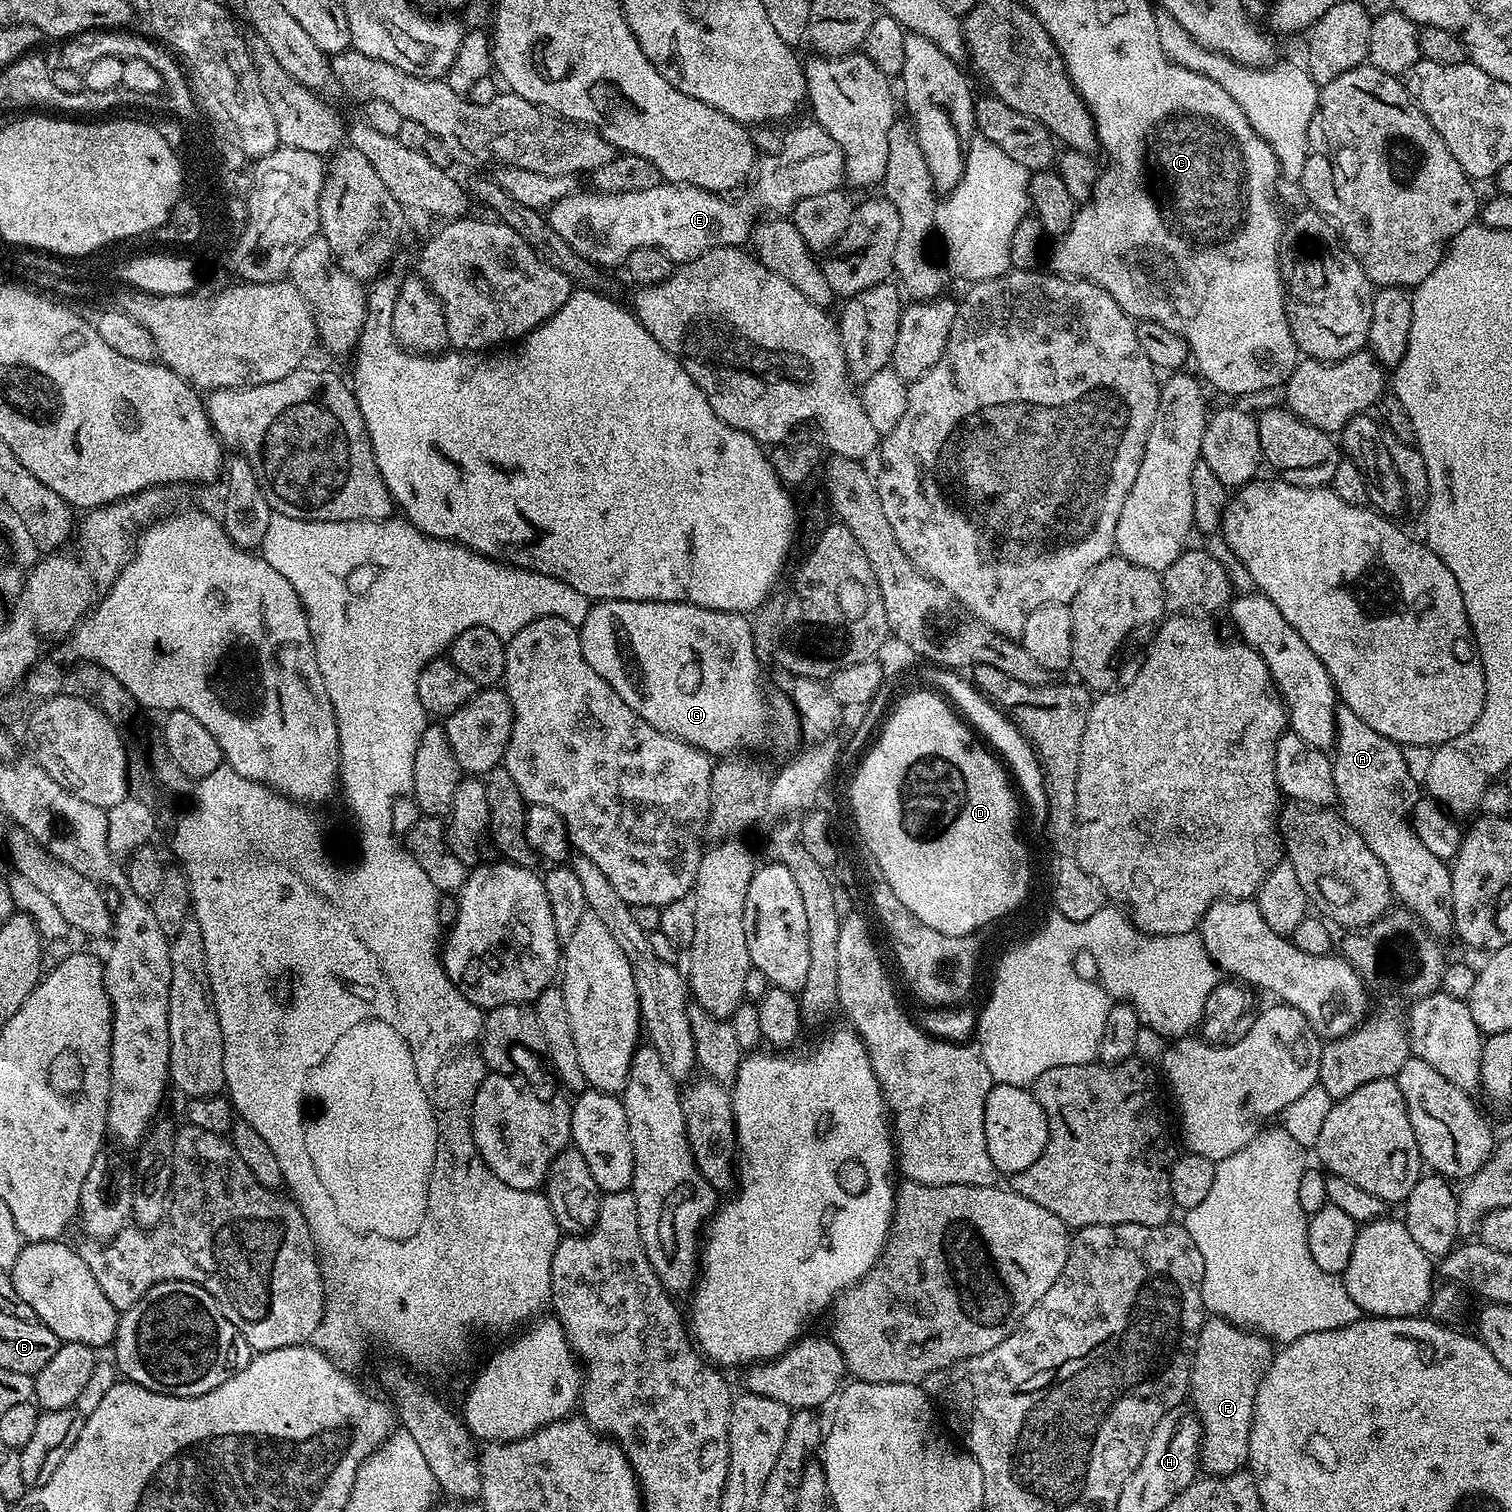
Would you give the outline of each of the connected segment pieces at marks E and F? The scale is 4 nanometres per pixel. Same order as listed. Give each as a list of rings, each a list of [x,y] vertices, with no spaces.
[[[661,182],[657,184],[655,188],[651,188],[650,190],[634,190],[633,192],[619,192],[618,194],[587,191],[588,192],[577,190],[573,192],[572,195],[562,198],[557,204],[553,204],[551,208],[547,209],[546,217],[550,227],[553,227],[554,230],[562,236],[563,241],[570,244],[571,250],[580,254],[582,258],[588,259],[592,264],[599,265],[599,267],[604,270],[616,268],[619,264],[621,267],[621,265],[628,261],[630,254],[634,254],[634,250],[638,250],[639,248],[660,248],[677,265],[687,264],[688,261],[698,258],[702,254],[706,254],[715,248],[735,248],[743,245],[745,241],[751,237],[752,229],[754,227],[754,219],[752,220],[752,212],[750,209],[743,208],[742,205],[735,204],[734,201],[728,200],[732,198],[729,198],[727,195],[718,192],[707,192],[705,188],[690,186],[689,184],[669,184],[667,182]]]
[[[1205,1319],[1200,1335],[1196,1337],[1188,1391],[1191,1407],[1200,1418],[1202,1443],[1199,1467],[1207,1475],[1229,1476],[1249,1463],[1254,1402],[1260,1379],[1272,1365],[1273,1355],[1273,1345],[1265,1337],[1228,1320]]]

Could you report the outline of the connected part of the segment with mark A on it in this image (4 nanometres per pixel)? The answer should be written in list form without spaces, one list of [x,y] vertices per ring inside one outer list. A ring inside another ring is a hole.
[[[1343,706],[1337,707],[1336,710],[1336,742],[1334,745],[1334,759],[1332,761],[1332,769],[1334,770],[1334,786],[1336,787],[1336,798],[1338,801],[1339,811],[1342,813],[1345,822],[1350,826],[1354,826],[1354,830],[1358,830],[1358,834],[1362,834],[1362,842],[1366,842],[1366,846],[1370,846],[1370,850],[1374,850],[1374,858],[1378,858],[1378,862],[1382,862],[1382,866],[1386,866],[1386,874],[1392,883],[1392,894],[1397,901],[1400,900],[1407,911],[1412,912],[1423,922],[1424,927],[1437,938],[1445,938],[1444,936],[1452,936],[1454,932],[1454,906],[1452,905],[1452,869],[1447,863],[1438,858],[1434,858],[1434,854],[1430,854],[1430,850],[1426,850],[1426,846],[1422,846],[1422,841],[1418,838],[1418,834],[1414,834],[1412,829],[1412,808],[1416,805],[1418,793],[1416,793],[1416,780],[1412,777],[1412,772],[1408,769],[1408,764],[1404,761],[1401,745],[1396,744],[1392,740],[1388,740],[1382,734],[1378,734],[1378,730],[1370,730],[1370,726],[1366,726],[1366,722],[1362,722],[1362,718],[1358,718],[1358,714],[1354,714],[1354,710]]]

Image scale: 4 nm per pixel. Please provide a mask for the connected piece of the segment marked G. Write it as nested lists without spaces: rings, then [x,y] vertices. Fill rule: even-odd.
[[[597,600],[589,607],[586,614],[586,620],[578,625],[580,633],[580,645],[582,646],[582,658],[598,674],[598,678],[605,680],[611,688],[616,691],[618,698],[634,710],[654,730],[658,730],[667,736],[673,736],[679,740],[684,740],[690,746],[701,748],[713,758],[728,758],[739,748],[756,748],[765,740],[768,744],[773,744],[776,748],[788,748],[796,740],[796,731],[801,731],[802,725],[797,715],[796,708],[793,706],[791,699],[780,692],[776,692],[772,697],[768,697],[768,692],[764,689],[764,680],[760,677],[760,660],[758,650],[754,646],[754,634],[752,625],[747,615],[738,612],[723,612],[722,610],[710,610],[702,606],[693,604],[668,604],[665,600]]]

